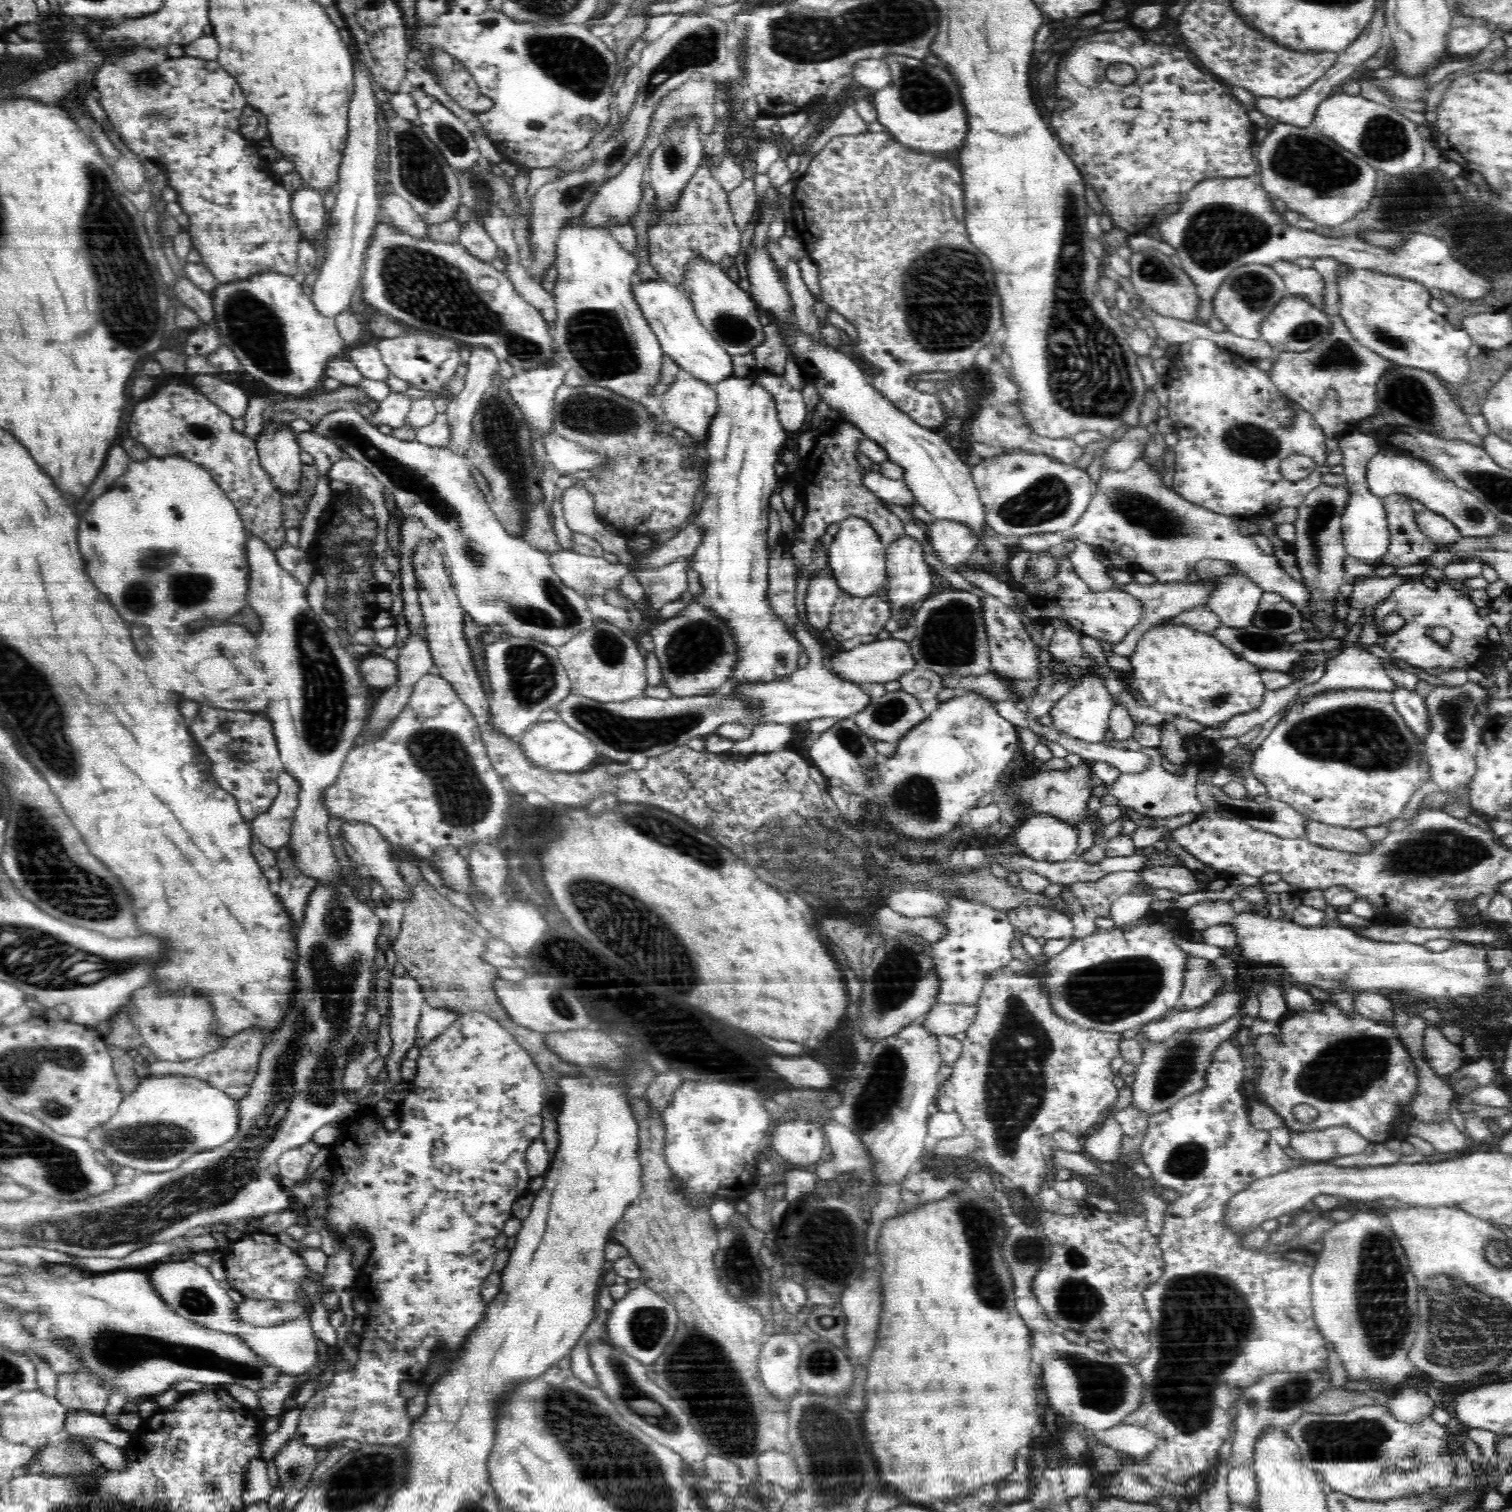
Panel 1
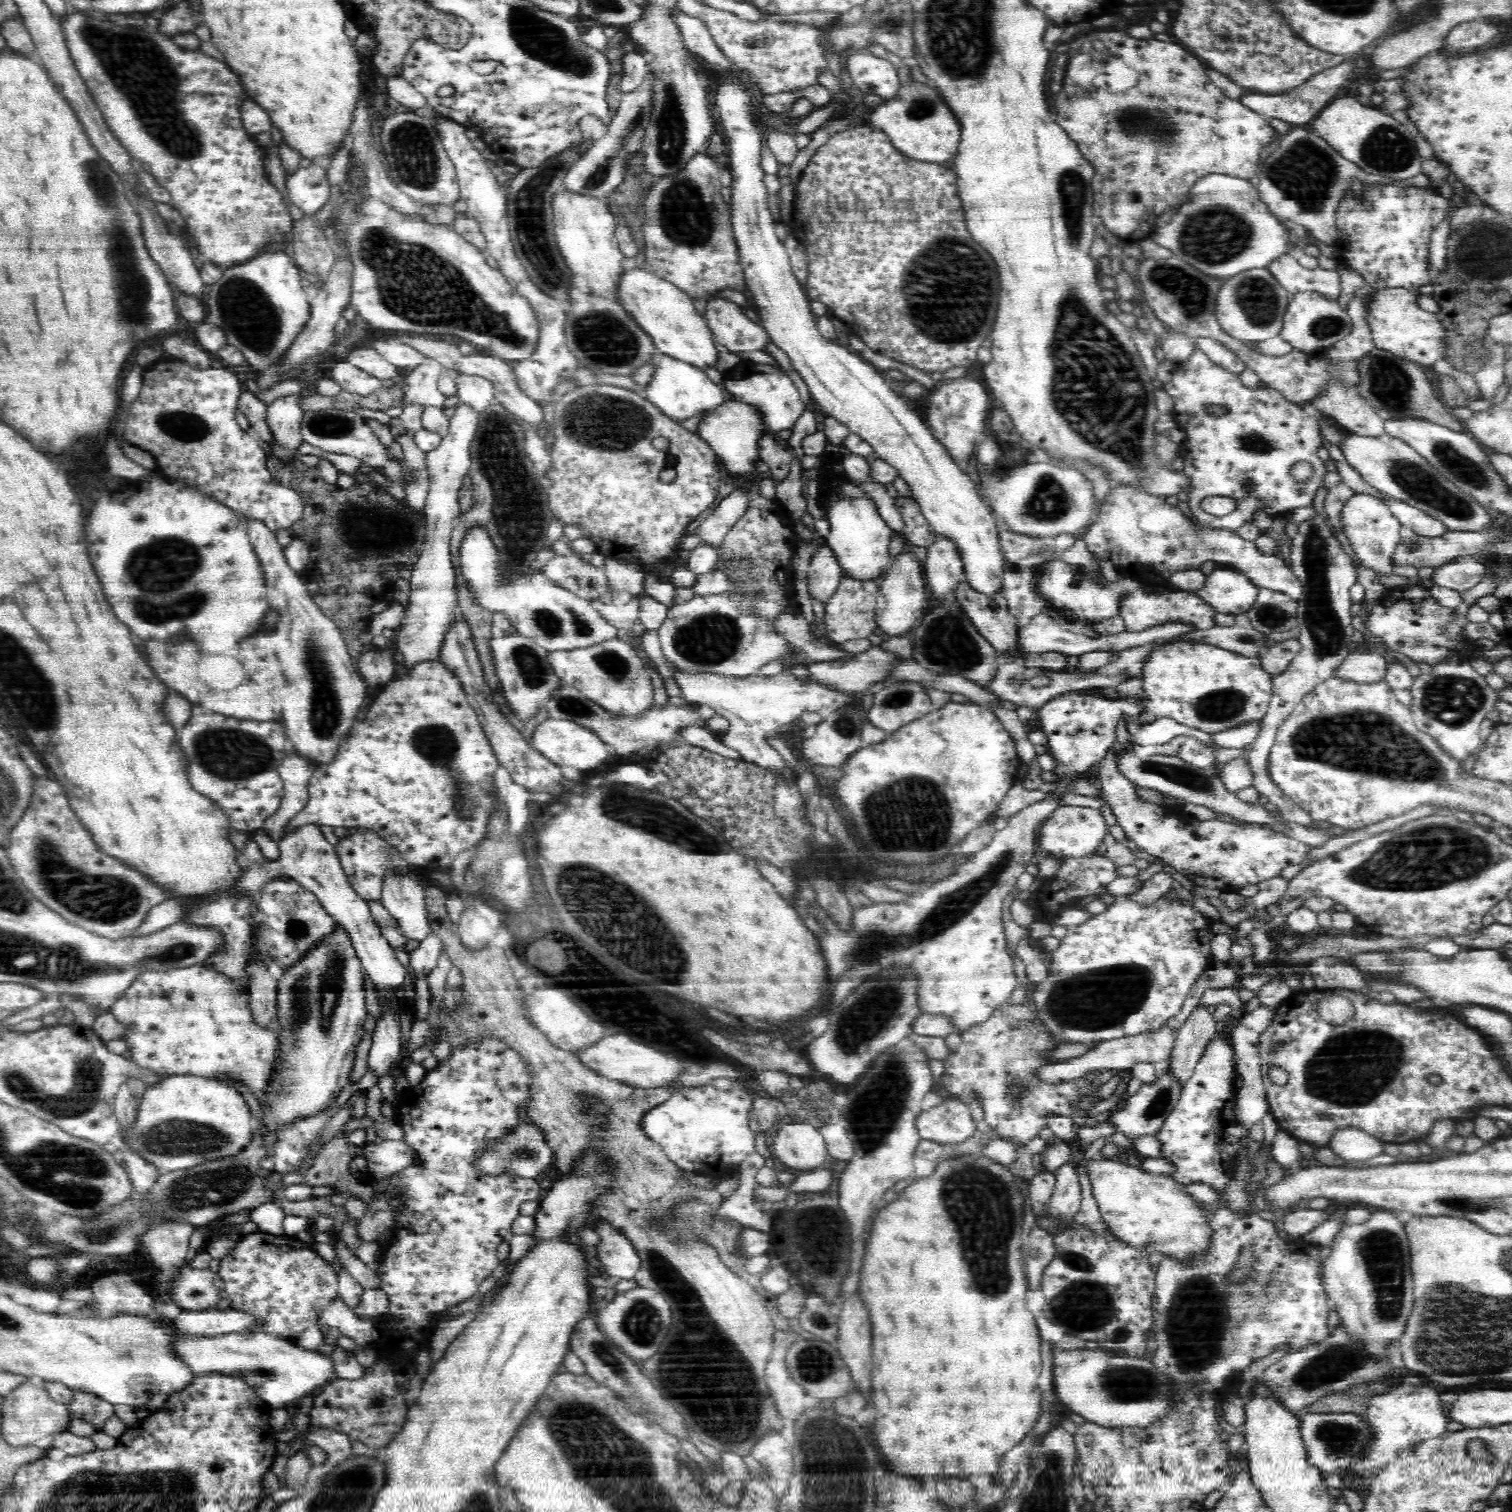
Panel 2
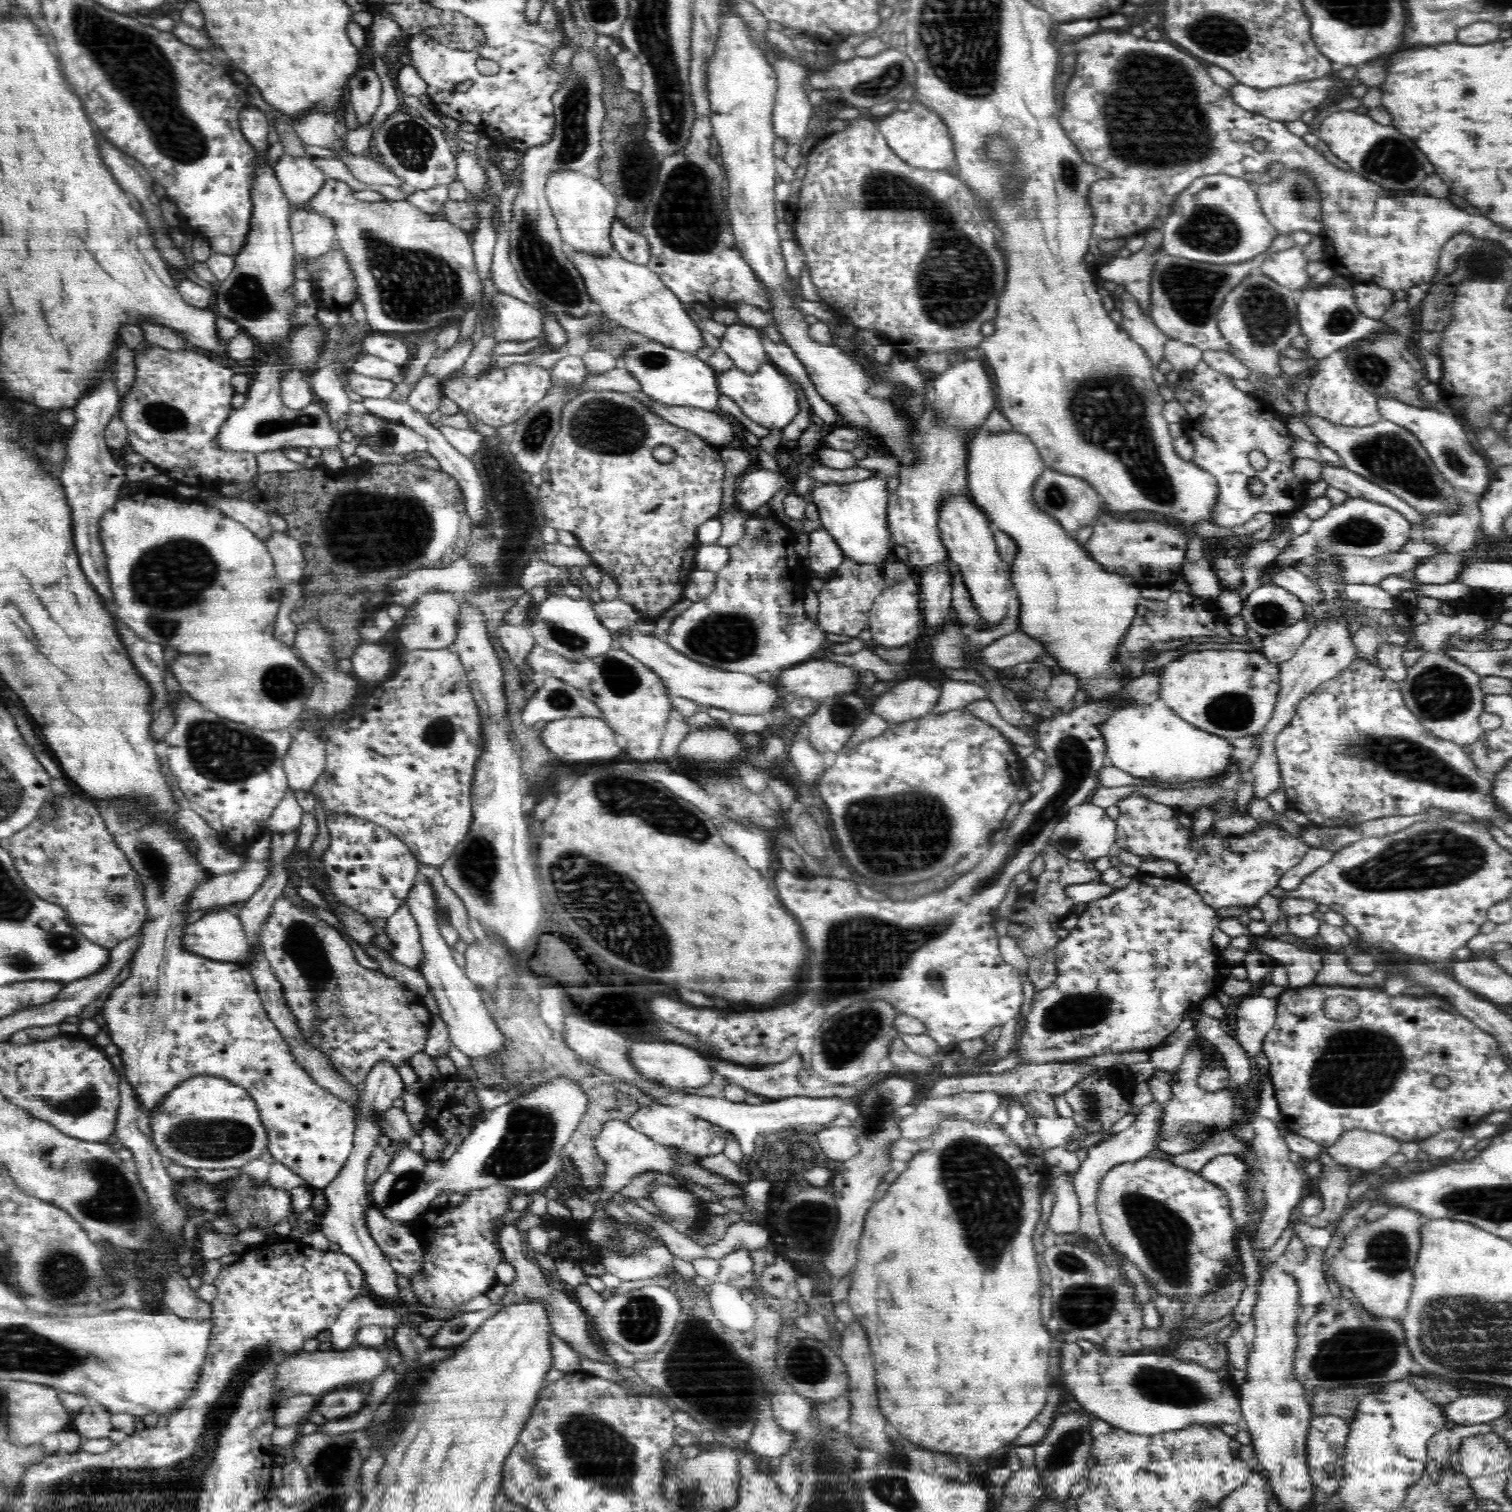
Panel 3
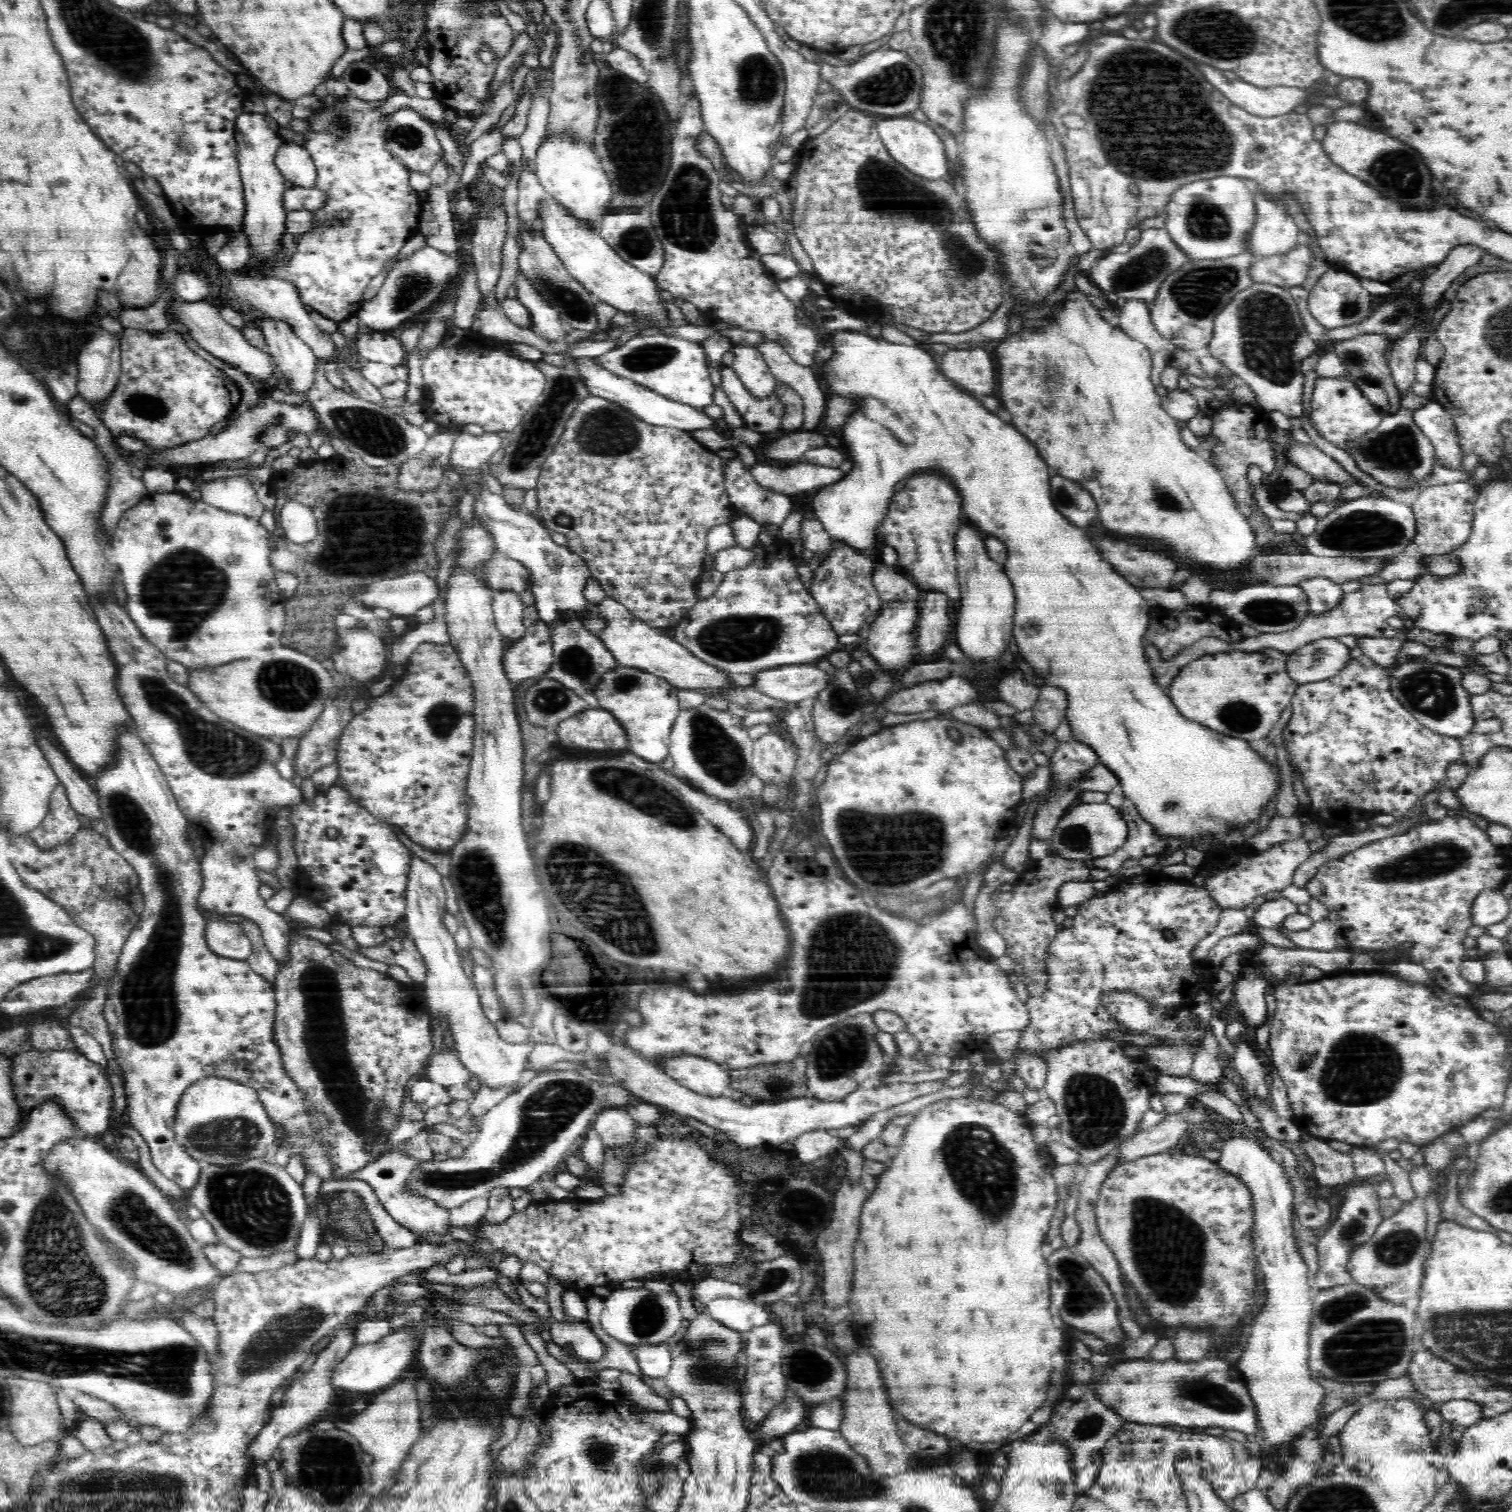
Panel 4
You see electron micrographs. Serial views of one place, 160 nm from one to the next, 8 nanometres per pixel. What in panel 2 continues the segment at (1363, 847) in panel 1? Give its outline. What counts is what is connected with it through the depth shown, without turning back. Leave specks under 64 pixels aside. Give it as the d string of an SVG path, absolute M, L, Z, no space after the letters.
M1318 516L1316 520L1301 522L1298 526L1298 535L1292 538L1290 566L1302 583L1302 595L1297 600L1297 621L1300 629L1297 639L1302 648L1284 673L1273 678L1272 699L1267 714L1262 718L1262 730L1246 751L1247 763L1252 773L1252 787L1260 795L1268 798L1270 803L1276 804L1283 818L1306 827L1314 826L1315 820L1296 802L1286 798L1272 777L1268 776L1268 756L1273 743L1276 742L1281 724L1316 686L1335 676L1336 670L1352 654L1352 648L1356 646L1352 642L1354 626L1350 615L1353 601L1350 599L1350 587L1358 582L1356 569L1350 556L1346 555L1342 544L1332 536L1332 533L1334 532L1326 526L1326 522Z

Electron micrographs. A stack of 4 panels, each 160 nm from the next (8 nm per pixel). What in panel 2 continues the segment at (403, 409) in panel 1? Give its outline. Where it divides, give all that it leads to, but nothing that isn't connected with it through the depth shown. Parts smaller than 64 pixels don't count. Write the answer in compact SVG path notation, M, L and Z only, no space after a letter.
M426 357L416 368L412 371L404 374L404 402L402 406L408 403L418 403L424 406L444 408L444 402L446 402L446 396L442 395L442 392L436 387L438 377L441 373L443 366L434 358Z

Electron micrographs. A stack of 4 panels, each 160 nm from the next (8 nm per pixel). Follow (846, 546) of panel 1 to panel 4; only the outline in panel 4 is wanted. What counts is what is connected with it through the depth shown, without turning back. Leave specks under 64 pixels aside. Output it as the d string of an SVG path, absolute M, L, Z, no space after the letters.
M851 329L835 331L825 334L824 351L826 362L823 365L821 374L828 384L833 396L840 398L850 398L850 396L864 397L861 405L854 409L853 412L843 424L842 436L843 441L838 444L845 456L853 462L852 469L844 474L840 481L831 485L820 488L820 492L814 496L814 514L822 523L824 530L836 541L842 542L854 548L872 548L876 542L876 528L883 521L888 512L889 502L896 493L896 484L904 480L909 475L916 474L918 470L944 470L947 478L952 478L951 482L956 482L956 490L963 498L962 509L965 518L976 528L987 534L1001 540L1006 545L1008 553L1007 561L1004 563L1004 572L1008 574L1012 586L1014 586L1015 614L1013 618L1013 637L1019 652L1019 659L1028 663L1032 667L1033 675L1044 679L1045 686L1056 687L1067 696L1067 716L1066 719L1071 728L1071 734L1075 734L1078 740L1082 740L1091 746L1091 749L1098 755L1099 762L1108 770L1111 770L1118 780L1119 786L1125 797L1128 797L1137 808L1138 814L1154 826L1156 834L1163 834L1168 838L1180 838L1184 842L1194 842L1194 840L1215 840L1217 844L1222 843L1220 838L1236 828L1244 830L1250 822L1264 822L1266 819L1264 810L1268 803L1277 800L1277 795L1281 788L1280 772L1278 767L1268 760L1265 760L1260 752L1252 747L1251 742L1241 738L1228 737L1224 734L1216 733L1208 728L1201 726L1188 718L1185 718L1176 708L1176 705L1170 699L1168 692L1161 690L1157 686L1154 676L1152 676L1154 666L1151 665L1145 652L1144 632L1148 630L1149 613L1152 607L1149 602L1142 596L1139 588L1128 582L1122 576L1118 576L1109 562L1100 557L1100 551L1092 544L1092 538L1088 538L1086 528L1078 528L1058 512L1052 502L1050 493L1049 480L1052 477L1050 468L1040 456L1035 444L1028 440L1012 424L1002 422L998 416L994 416L992 411L982 408L982 404L976 398L968 398L966 394L960 394L956 390L956 385L944 377L944 373L939 368L937 357L929 347L916 344L908 346L906 344L896 344L886 341L883 337L873 338L866 332L860 332Z

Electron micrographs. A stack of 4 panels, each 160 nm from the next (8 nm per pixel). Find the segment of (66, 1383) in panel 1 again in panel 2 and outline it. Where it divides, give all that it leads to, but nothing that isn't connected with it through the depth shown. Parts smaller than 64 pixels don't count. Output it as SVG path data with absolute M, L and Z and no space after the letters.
M79 1390L74 1391L74 1400L68 1404L68 1407L73 1418L85 1420L98 1430L102 1430L106 1420L115 1415L114 1405L106 1402L106 1399Z

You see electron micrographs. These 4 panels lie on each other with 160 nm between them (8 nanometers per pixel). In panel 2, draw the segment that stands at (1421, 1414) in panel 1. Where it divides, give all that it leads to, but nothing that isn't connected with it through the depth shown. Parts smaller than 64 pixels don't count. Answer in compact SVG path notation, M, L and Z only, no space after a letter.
M1409 1383L1396 1384L1392 1390L1376 1392L1376 1396L1369 1398L1365 1418L1370 1422L1374 1437L1366 1448L1366 1457L1355 1467L1356 1481L1352 1485L1364 1499L1370 1487L1370 1478L1386 1468L1396 1456L1404 1450L1412 1450L1416 1444L1424 1440L1438 1437L1446 1431L1447 1418L1444 1416L1440 1393L1432 1390L1429 1385L1414 1386Z

